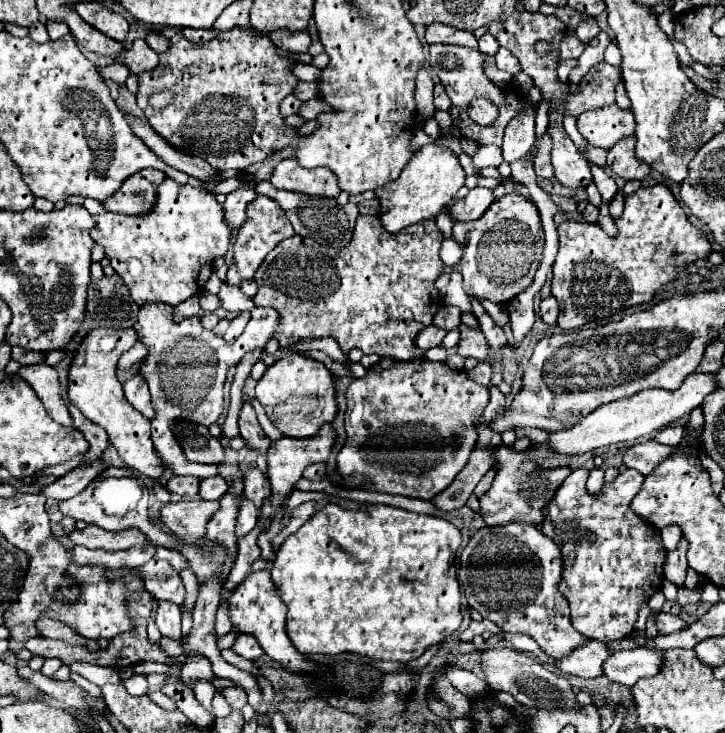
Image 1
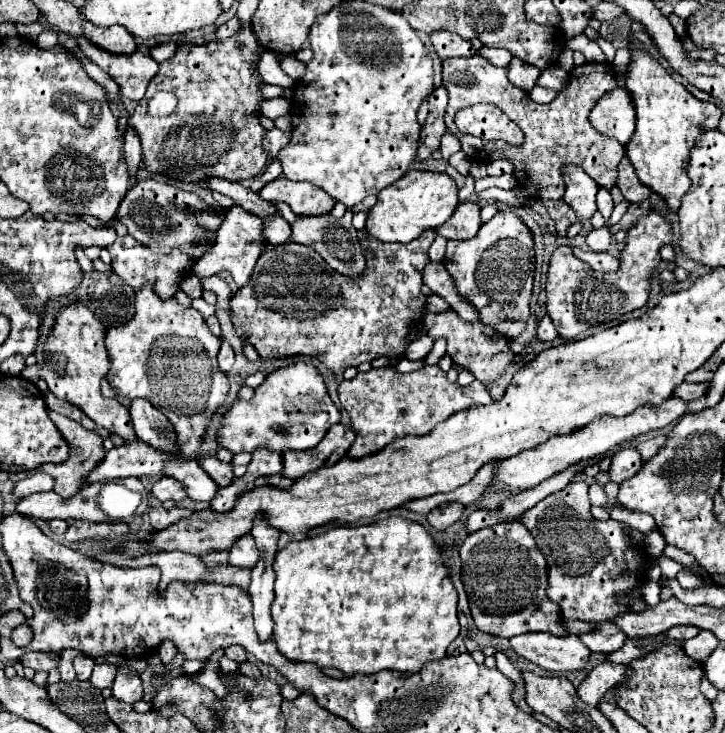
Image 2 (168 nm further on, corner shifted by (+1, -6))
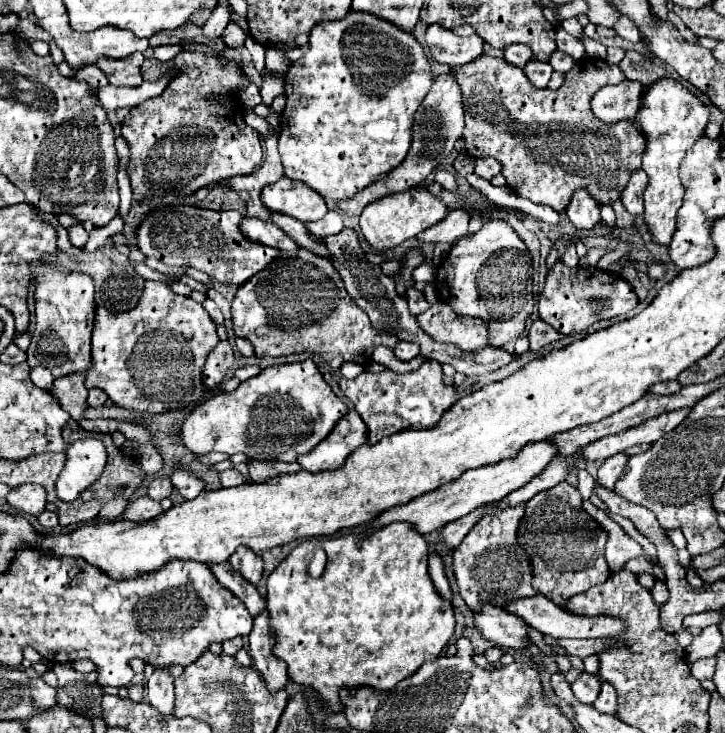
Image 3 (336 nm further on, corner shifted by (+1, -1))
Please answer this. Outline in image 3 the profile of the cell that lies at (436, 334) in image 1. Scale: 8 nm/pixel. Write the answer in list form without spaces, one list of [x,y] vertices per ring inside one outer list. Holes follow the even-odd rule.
[[[399,342],[393,348],[393,352],[395,352],[395,356],[399,360],[411,360],[411,358],[415,358],[419,354],[419,346],[415,342]]]

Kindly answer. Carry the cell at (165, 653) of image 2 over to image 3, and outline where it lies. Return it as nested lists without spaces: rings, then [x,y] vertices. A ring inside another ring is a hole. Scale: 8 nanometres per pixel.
[[[159,668],[153,672],[153,676],[149,676],[147,700],[163,714],[171,714],[175,694],[173,694],[173,674],[169,668]]]

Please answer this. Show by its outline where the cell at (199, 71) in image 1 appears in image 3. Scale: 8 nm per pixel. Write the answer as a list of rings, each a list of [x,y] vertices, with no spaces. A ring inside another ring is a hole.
[[[185,48],[169,62],[147,58],[141,66],[143,80],[149,82],[157,82],[171,70],[179,72],[169,80],[163,94],[131,108],[123,120],[121,134],[131,148],[129,178],[135,200],[157,192],[157,186],[165,192],[191,194],[219,180],[253,174],[263,162],[259,132],[245,124],[237,98],[239,90],[251,84],[239,64],[221,54],[207,56]],[[211,94],[217,98],[211,98]]]

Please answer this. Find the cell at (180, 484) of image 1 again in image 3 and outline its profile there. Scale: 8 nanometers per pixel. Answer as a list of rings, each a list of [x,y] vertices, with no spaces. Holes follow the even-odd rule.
[[[161,476],[161,478],[155,478],[149,488],[147,488],[147,496],[153,498],[153,500],[163,500],[167,496],[171,496],[173,492],[173,484],[167,476]]]

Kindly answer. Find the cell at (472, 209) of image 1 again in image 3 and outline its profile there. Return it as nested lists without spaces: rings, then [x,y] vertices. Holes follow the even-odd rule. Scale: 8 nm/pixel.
[[[453,208],[447,212],[443,222],[437,222],[429,230],[423,230],[417,240],[419,242],[453,242],[461,236],[467,236],[467,226],[469,226],[469,210],[465,208]]]

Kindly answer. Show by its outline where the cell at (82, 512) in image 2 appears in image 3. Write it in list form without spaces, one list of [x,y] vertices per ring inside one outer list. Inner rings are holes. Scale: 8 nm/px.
[[[21,484],[7,496],[7,502],[17,510],[39,516],[47,506],[47,492],[41,484]]]

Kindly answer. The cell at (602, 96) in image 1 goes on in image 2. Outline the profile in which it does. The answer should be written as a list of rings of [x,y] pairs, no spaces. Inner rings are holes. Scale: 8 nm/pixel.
[[[481,55],[473,57],[459,57],[459,59],[447,59],[443,61],[443,85],[449,91],[449,105],[445,113],[445,125],[447,131],[451,131],[461,141],[461,151],[475,163],[487,163],[495,159],[509,159],[515,167],[515,179],[529,179],[528,185],[523,185],[529,191],[531,197],[539,199],[561,199],[565,193],[563,183],[563,169],[567,165],[579,165],[599,187],[613,189],[617,183],[617,165],[625,157],[625,149],[617,139],[609,139],[601,133],[597,133],[589,123],[589,113],[593,105],[605,95],[605,89],[615,89],[617,79],[611,67],[601,63],[585,63],[573,69],[573,75],[569,77],[569,83],[563,91],[557,93],[557,97],[547,103],[539,105],[531,101],[531,97],[513,87],[507,79],[507,69],[499,69],[491,65]],[[473,103],[491,103],[499,107],[507,117],[511,117],[513,123],[517,123],[525,135],[523,147],[513,147],[505,141],[491,141],[487,143],[481,137],[473,137],[467,133],[461,133],[455,127],[455,113],[471,107]]]

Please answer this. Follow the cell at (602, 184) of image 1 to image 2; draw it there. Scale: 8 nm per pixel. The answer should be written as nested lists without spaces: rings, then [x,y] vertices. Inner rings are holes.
[[[599,189],[599,193],[597,193],[597,207],[599,207],[599,213],[601,213],[605,219],[611,217],[613,201],[611,201],[611,193],[609,193],[609,191]]]

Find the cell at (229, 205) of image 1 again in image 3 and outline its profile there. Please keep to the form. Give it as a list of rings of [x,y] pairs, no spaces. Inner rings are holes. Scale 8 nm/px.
[[[243,216],[239,228],[241,228],[241,234],[251,242],[273,246],[277,250],[297,250],[297,244],[273,222],[263,222],[259,218]]]

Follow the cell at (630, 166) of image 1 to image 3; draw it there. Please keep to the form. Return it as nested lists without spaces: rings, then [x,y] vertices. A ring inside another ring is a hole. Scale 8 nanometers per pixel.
[[[633,170],[623,194],[621,194],[621,202],[627,208],[627,212],[631,212],[633,216],[643,214],[643,190],[647,186],[647,174],[643,170]]]

